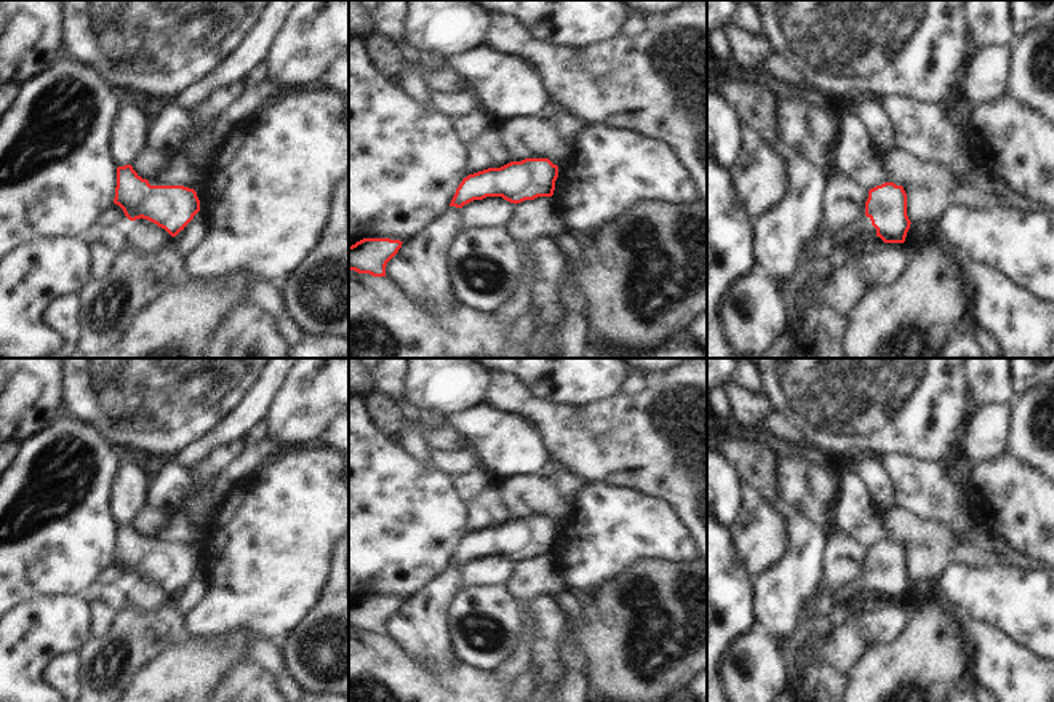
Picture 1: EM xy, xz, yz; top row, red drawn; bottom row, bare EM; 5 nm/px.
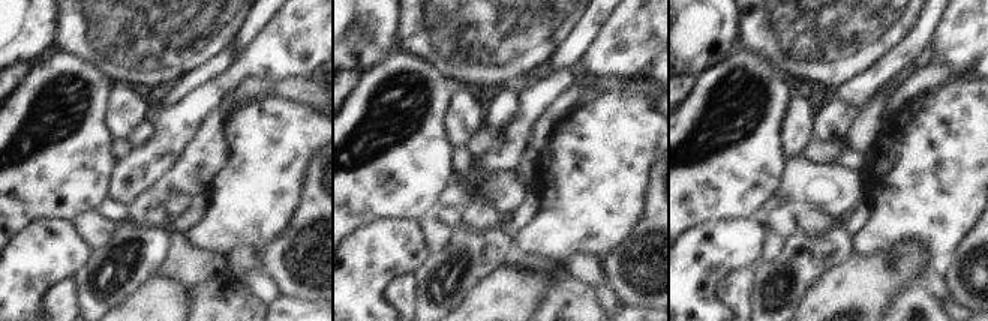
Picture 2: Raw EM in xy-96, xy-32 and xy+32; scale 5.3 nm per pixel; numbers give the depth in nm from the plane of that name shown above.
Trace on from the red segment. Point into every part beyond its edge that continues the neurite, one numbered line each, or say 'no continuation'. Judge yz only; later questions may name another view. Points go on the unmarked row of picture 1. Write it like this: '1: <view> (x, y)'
1: yz (862, 586)

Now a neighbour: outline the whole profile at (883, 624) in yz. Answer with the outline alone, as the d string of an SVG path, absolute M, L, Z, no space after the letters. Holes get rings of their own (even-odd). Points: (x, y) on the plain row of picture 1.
M883 601L878 608L857 608L857 625L868 636L870 648L894 641L907 624L910 604Z

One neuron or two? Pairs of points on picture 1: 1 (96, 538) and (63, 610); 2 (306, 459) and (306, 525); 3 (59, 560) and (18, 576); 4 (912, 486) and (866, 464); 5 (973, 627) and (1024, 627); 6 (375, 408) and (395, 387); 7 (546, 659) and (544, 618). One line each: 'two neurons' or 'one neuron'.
1: two neurons
2: one neuron
3: one neuron
4: two neurons
5: two neurons
6: two neurons
7: one neuron

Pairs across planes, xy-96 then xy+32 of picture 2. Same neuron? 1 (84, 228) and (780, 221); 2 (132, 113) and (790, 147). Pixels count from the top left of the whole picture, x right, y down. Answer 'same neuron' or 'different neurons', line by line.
1: different neurons
2: same neuron

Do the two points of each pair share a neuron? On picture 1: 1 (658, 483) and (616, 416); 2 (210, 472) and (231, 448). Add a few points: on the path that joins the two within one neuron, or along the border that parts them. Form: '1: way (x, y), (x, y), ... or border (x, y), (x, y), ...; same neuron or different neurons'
1: way (658, 467), (658, 458), (632, 432); same neuron
2: way (213, 466), (224, 454); same neuron

